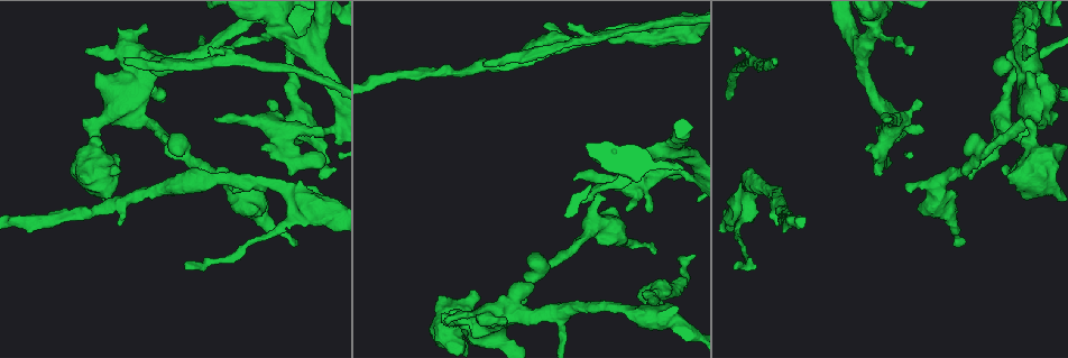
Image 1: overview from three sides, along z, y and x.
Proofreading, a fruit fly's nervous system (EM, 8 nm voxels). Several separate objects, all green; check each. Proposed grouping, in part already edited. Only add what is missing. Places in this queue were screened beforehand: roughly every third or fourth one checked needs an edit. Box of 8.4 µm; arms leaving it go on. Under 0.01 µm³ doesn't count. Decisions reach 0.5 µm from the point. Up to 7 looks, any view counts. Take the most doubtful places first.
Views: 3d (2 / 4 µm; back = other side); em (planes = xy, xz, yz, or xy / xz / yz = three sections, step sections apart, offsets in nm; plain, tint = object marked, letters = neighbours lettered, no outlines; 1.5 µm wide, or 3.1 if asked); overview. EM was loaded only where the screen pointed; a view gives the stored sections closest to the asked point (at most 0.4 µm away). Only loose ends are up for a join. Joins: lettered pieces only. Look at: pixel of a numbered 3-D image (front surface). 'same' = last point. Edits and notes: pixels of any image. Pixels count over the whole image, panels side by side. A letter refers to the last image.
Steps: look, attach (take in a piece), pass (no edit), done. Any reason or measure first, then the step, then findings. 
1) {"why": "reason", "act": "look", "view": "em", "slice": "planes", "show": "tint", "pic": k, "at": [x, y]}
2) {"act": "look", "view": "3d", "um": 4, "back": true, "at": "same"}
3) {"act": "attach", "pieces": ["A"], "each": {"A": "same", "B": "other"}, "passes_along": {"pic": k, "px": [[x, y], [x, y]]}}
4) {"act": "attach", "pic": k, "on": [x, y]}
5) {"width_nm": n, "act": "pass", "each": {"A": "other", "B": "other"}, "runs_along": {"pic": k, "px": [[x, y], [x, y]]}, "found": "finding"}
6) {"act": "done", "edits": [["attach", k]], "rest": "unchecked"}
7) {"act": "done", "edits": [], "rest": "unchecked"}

{"why": "an open end", "act": "look", "view": "em", "slice": "planes", "show": "letters", "pic": 1, "at": [123, 63]}

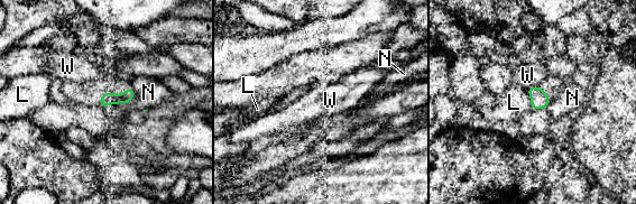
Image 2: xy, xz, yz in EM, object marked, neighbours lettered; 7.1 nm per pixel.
{"act": "pass", "each": {"L": "other", "N": "other", "W": "other"}, "border": {"pic": 2, "px": [[527, 90], [532, 108]]}, "found": "no lettered piece goes on from it"}

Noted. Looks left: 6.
{"why": "thin end", "act": "look", "view": "em", "slice": "yz", "step": 8, "show": "tint", "pic": 1, "at": [223, 45]}

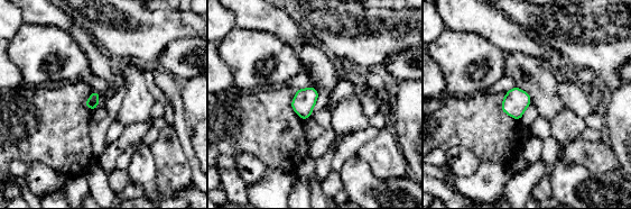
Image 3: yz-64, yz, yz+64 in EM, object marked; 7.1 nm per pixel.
{"why": "another direction", "act": "look", "view": "em", "slice": "planes", "show": "tint", "at": "same"}

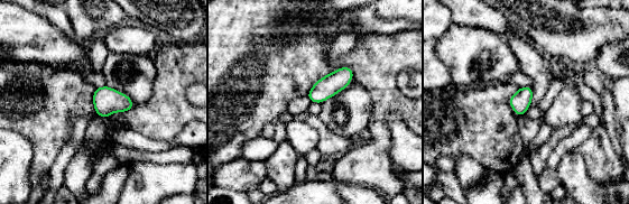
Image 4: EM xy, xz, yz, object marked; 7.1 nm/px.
{"act": "look", "view": "em", "slice": "planes", "show": "letters", "at": "same"}

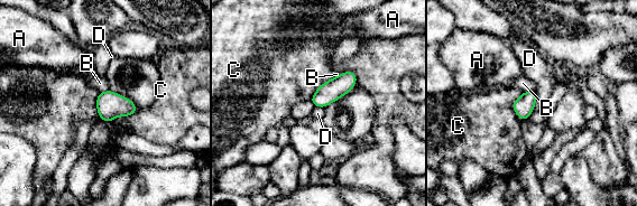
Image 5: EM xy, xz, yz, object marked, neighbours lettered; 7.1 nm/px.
{"act": "pass", "each": {"A": "other", "B": "other", "C": "other", "D": "other"}, "border": {"pic": 5, "px": [[524, 91], [535, 92]]}, "found": "no lettered piece goes on from it"}

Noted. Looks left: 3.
{"why": "free end", "act": "look", "view": "em", "slice": "planes", "show": "letters", "pic": 1, "at": [262, 150]}

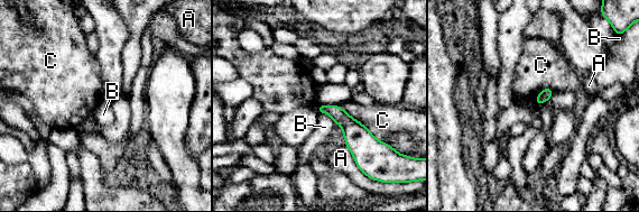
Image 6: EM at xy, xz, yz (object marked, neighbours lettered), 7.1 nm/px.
{"act": "pass", "each": {"A": "other", "B": "other", "C": "other"}, "border": {"pic": 6, "px": [[320, 113], [325, 112], [335, 122]]}, "found": "no lettered piece goes on from it"}

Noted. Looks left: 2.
{"act": "done", "edits": [], "rest": "unchecked"}

